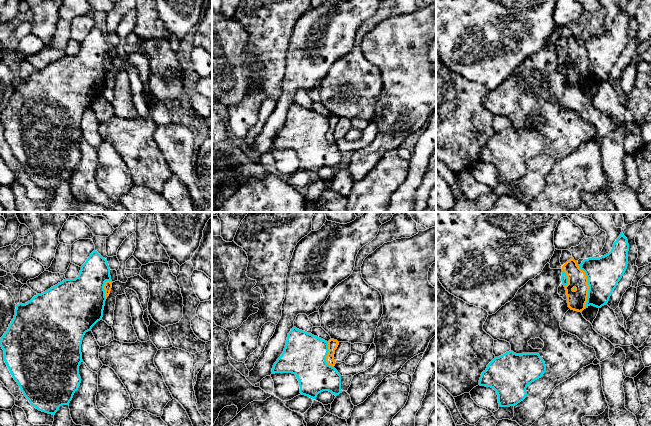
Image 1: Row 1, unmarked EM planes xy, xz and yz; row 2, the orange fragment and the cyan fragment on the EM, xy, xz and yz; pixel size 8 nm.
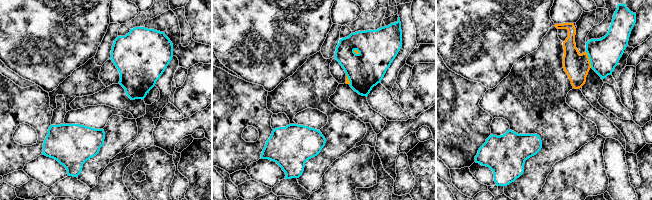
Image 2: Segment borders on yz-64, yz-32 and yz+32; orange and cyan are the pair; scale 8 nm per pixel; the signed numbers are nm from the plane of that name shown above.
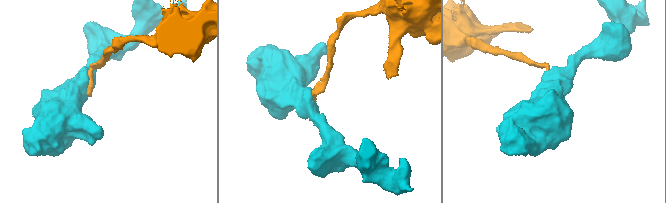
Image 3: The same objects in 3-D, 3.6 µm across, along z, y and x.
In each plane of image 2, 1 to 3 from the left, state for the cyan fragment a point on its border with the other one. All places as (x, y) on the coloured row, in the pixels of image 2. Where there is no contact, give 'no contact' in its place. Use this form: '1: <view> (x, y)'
1: no contact
2: yz-32 (356, 50)
3: yz+32 (588, 59)

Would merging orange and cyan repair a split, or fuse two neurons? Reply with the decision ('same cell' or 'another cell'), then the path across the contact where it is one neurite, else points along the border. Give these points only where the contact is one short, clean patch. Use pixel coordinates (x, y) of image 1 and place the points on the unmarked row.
another cell | along yz (575, 37), (587, 54), (588, 72), (585, 84)

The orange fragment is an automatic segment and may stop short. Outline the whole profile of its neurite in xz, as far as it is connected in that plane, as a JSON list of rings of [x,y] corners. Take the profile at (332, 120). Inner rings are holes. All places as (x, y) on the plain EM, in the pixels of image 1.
[[[330,115],[328,117],[328,130],[326,132],[326,138],[328,141],[334,143],[336,138],[334,136],[334,130],[335,130],[335,126],[337,125],[339,121],[339,118],[337,116],[334,115]]]

